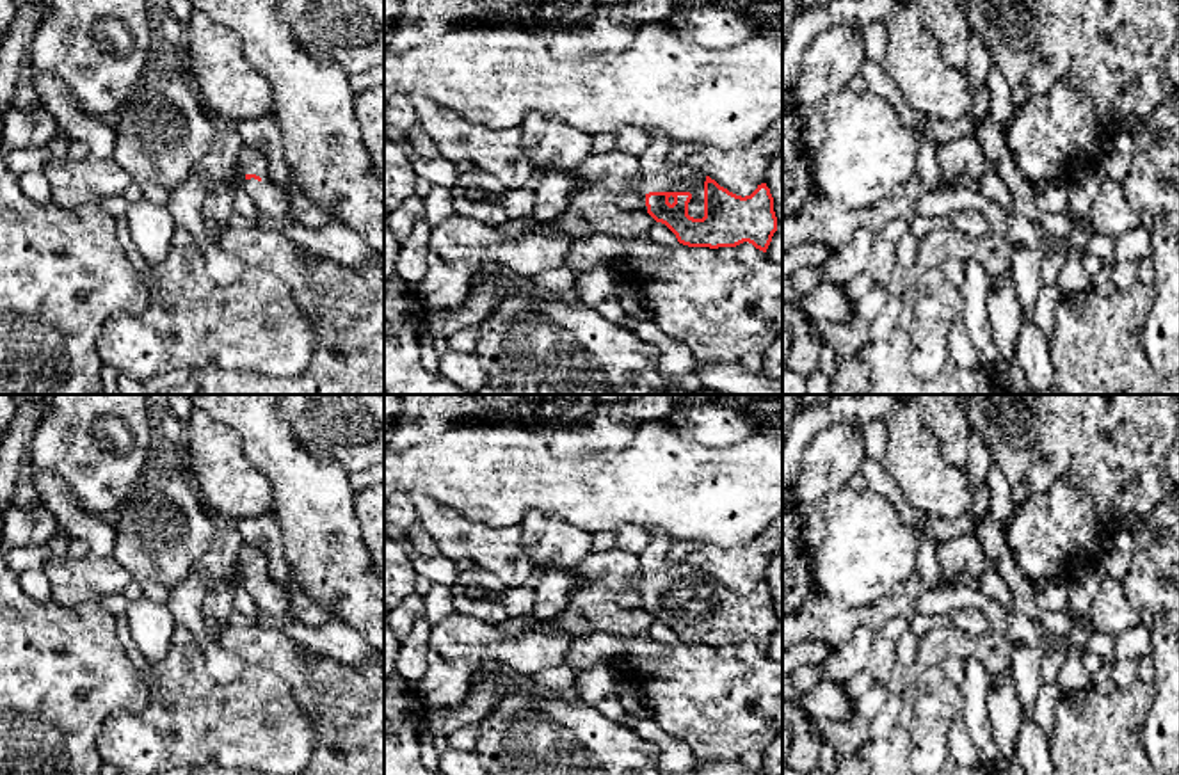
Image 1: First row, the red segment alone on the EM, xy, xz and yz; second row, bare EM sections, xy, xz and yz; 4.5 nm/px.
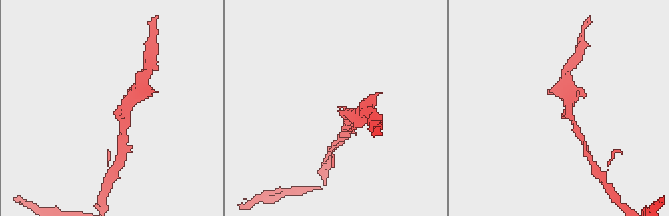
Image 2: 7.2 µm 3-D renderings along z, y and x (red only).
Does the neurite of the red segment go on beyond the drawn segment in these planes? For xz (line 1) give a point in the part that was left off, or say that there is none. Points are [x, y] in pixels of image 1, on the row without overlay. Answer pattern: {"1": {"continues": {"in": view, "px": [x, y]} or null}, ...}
{"1": {"continues": {"in": "xz", "px": [657, 573]}}}

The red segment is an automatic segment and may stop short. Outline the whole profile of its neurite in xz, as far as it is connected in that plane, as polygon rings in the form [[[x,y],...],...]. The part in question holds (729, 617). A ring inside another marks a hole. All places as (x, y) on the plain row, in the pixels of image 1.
[[[649,526],[647,533],[649,542],[638,556],[640,574],[637,590],[644,599],[642,610],[665,622],[678,640],[688,645],[718,647],[749,640],[766,651],[777,629],[774,595],[766,581],[758,583],[750,594],[736,594],[710,574],[690,569],[685,560],[670,562],[669,549],[674,540],[662,528]]]

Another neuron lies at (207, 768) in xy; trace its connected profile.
[[[203,764],[203,766],[190,770],[188,775],[267,775],[267,773],[260,773],[254,768],[233,770],[233,768],[226,768],[221,764]]]

